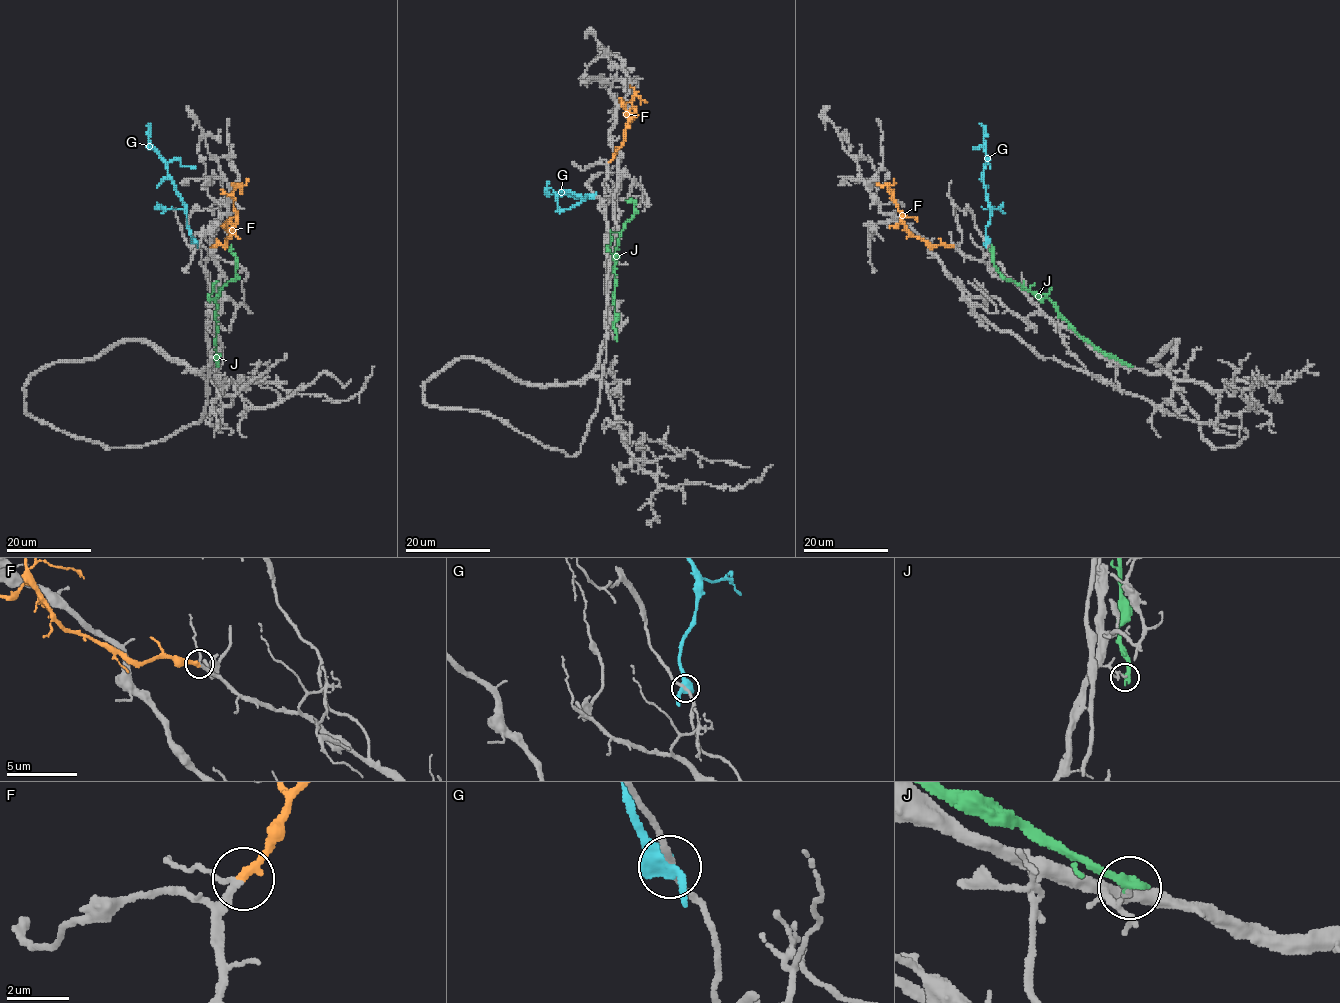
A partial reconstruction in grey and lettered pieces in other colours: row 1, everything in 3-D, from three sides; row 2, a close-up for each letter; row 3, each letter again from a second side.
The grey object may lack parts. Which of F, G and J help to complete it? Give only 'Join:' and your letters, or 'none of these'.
Join: F

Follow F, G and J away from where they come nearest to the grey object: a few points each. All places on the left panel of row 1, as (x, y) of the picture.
F: (211, 246), (225, 244), (233, 231), (236, 216), (233, 190), (236, 185), (245, 185), (247, 179)
G: (194, 241), (186, 216), (186, 206), (168, 173), (165, 161), (149, 142), (151, 122)
J: (218, 366), (216, 295), (226, 283), (235, 279), (237, 263), (236, 256), (227, 245)

